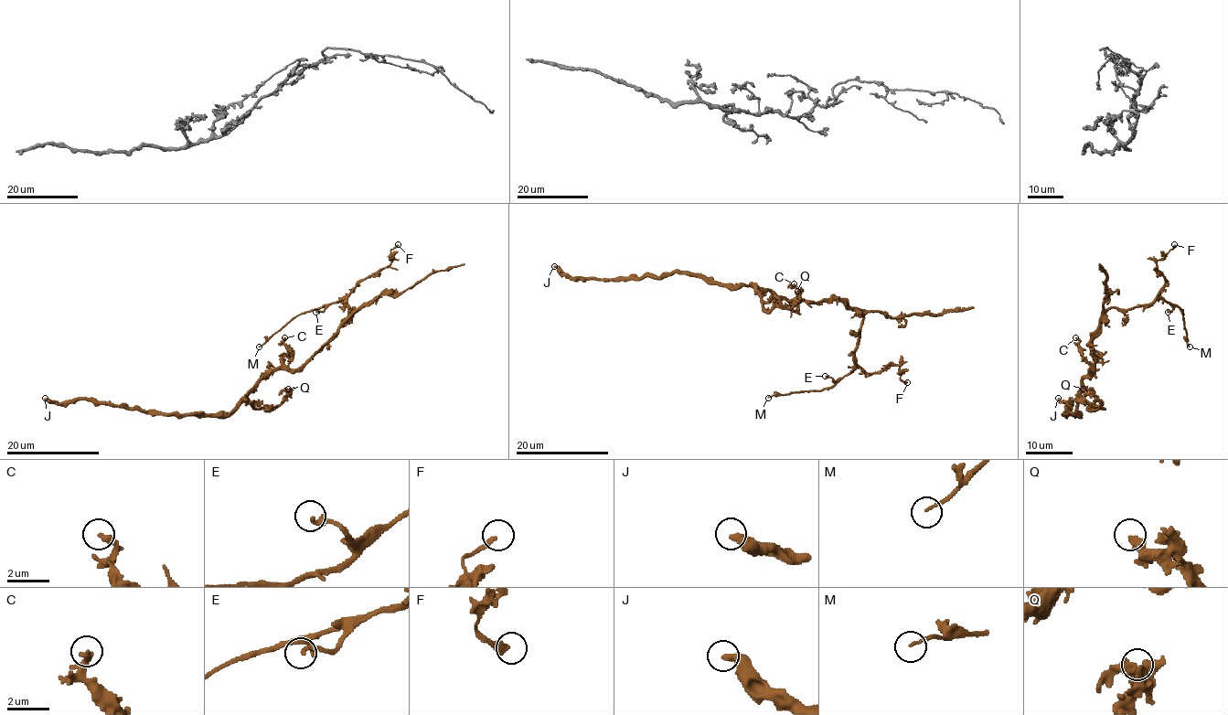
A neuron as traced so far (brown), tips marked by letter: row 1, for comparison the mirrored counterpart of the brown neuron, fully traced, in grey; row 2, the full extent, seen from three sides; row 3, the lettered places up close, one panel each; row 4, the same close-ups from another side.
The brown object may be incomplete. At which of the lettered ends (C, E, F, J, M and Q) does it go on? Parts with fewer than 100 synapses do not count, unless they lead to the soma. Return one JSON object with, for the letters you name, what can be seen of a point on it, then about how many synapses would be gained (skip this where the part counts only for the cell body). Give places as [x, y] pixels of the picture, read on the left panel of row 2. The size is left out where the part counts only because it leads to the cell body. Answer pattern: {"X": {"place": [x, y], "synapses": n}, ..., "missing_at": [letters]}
{"missing_at": []}

